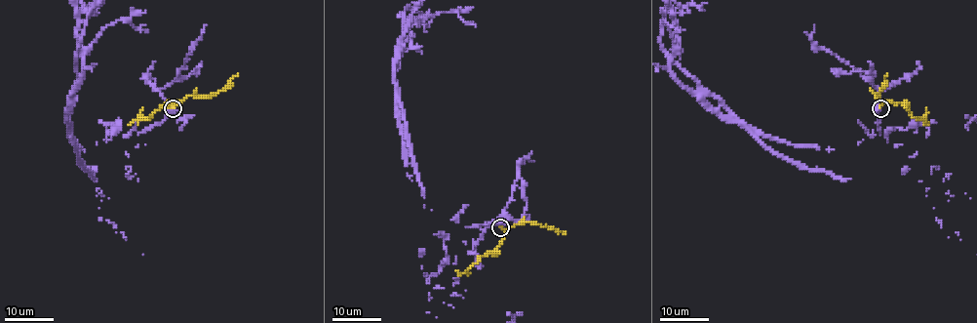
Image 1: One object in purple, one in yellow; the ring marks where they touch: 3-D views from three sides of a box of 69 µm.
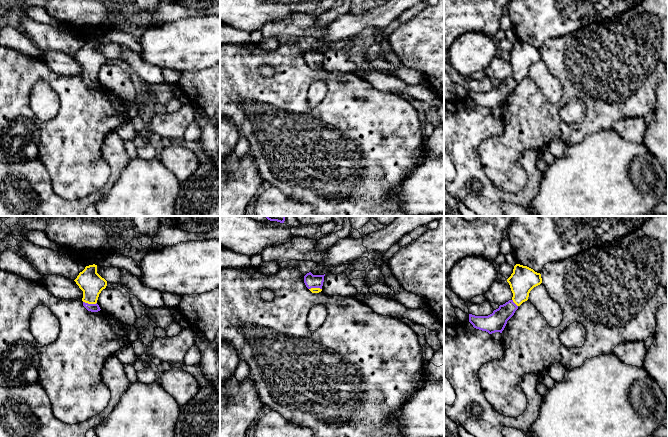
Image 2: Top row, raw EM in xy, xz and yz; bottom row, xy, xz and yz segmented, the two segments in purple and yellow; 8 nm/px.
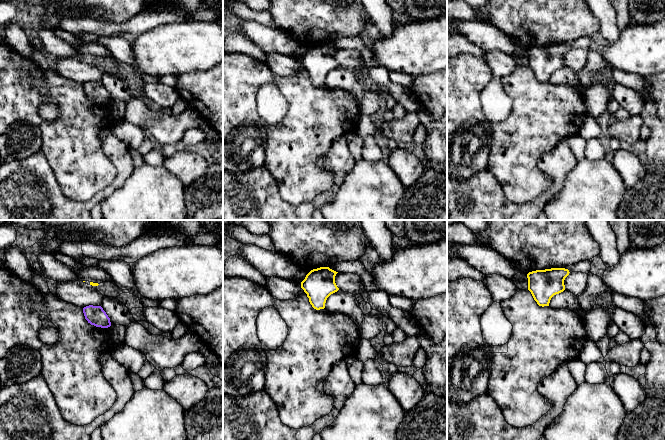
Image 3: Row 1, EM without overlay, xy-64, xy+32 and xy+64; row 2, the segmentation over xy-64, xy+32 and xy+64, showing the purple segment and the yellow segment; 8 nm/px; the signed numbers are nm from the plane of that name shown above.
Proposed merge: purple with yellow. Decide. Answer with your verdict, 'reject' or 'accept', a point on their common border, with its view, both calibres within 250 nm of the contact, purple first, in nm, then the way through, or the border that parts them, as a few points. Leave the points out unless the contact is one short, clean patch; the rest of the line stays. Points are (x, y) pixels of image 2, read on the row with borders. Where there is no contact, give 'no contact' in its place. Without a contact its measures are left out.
accept; meets purple in xy at (90, 304); 60 nm thick on the purple side, 190 nm on the other; runs through xy (90, 307), (90, 304), (89, 281)

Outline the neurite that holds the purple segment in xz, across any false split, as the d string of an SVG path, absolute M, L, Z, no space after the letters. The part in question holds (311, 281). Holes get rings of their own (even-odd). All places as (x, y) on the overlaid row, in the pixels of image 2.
M311 272L304 276L304 283L312 293L319 293L322 291L324 282L324 275L313 275Z

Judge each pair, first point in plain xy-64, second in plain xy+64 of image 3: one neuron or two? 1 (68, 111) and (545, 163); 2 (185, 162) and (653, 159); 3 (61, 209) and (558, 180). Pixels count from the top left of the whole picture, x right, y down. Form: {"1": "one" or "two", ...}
{"1": "two", "2": "two", "3": "one"}

